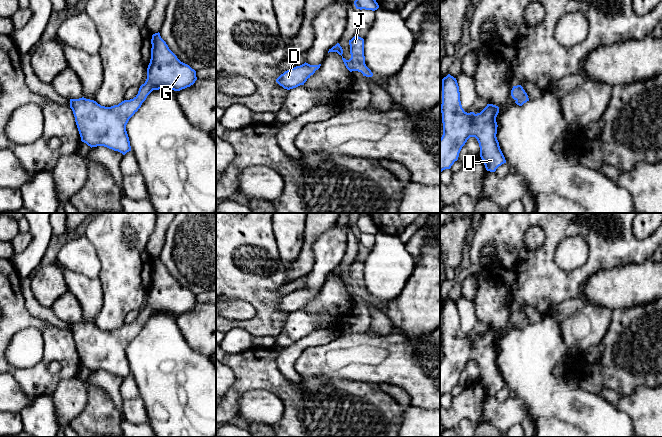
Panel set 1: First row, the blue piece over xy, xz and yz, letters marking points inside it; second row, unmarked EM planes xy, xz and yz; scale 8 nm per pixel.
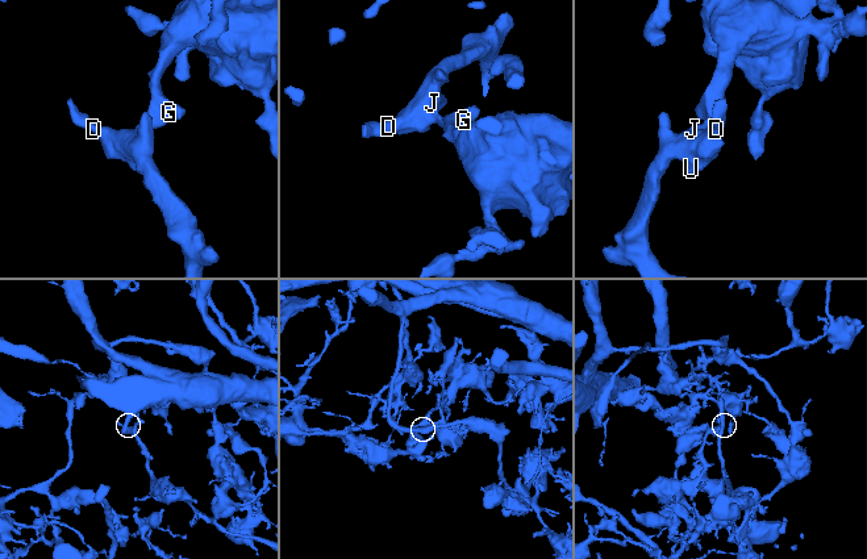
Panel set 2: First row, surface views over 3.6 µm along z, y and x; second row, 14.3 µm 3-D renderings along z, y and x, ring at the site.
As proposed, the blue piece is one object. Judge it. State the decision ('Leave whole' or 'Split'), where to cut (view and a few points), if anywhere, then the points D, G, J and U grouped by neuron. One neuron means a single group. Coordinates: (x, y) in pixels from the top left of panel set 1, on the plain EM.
Leave whole. No split. Groups: D G J U

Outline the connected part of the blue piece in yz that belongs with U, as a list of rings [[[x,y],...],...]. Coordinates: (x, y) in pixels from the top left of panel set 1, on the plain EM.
[[[448,298],[442,303],[443,359],[440,362],[440,397],[450,393],[458,384],[459,377],[470,361],[475,361],[480,371],[480,381],[487,395],[495,396],[506,387],[497,364],[496,341],[499,331],[493,328],[480,336],[467,337],[460,325],[459,310],[456,302]]]

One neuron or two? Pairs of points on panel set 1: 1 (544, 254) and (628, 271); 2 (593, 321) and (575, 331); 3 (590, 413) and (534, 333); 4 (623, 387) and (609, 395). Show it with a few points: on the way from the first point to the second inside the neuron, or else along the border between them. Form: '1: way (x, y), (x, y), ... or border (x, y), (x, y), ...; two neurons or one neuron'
1: border (634, 263), (625, 263), (599, 270), (589, 277); two neurons
2: way (589, 325), (579, 331); one neuron
3: way (568, 399), (534, 365), (534, 355); one neuron
4: border (599, 392), (603, 389), (613, 389), (622, 396); two neurons

